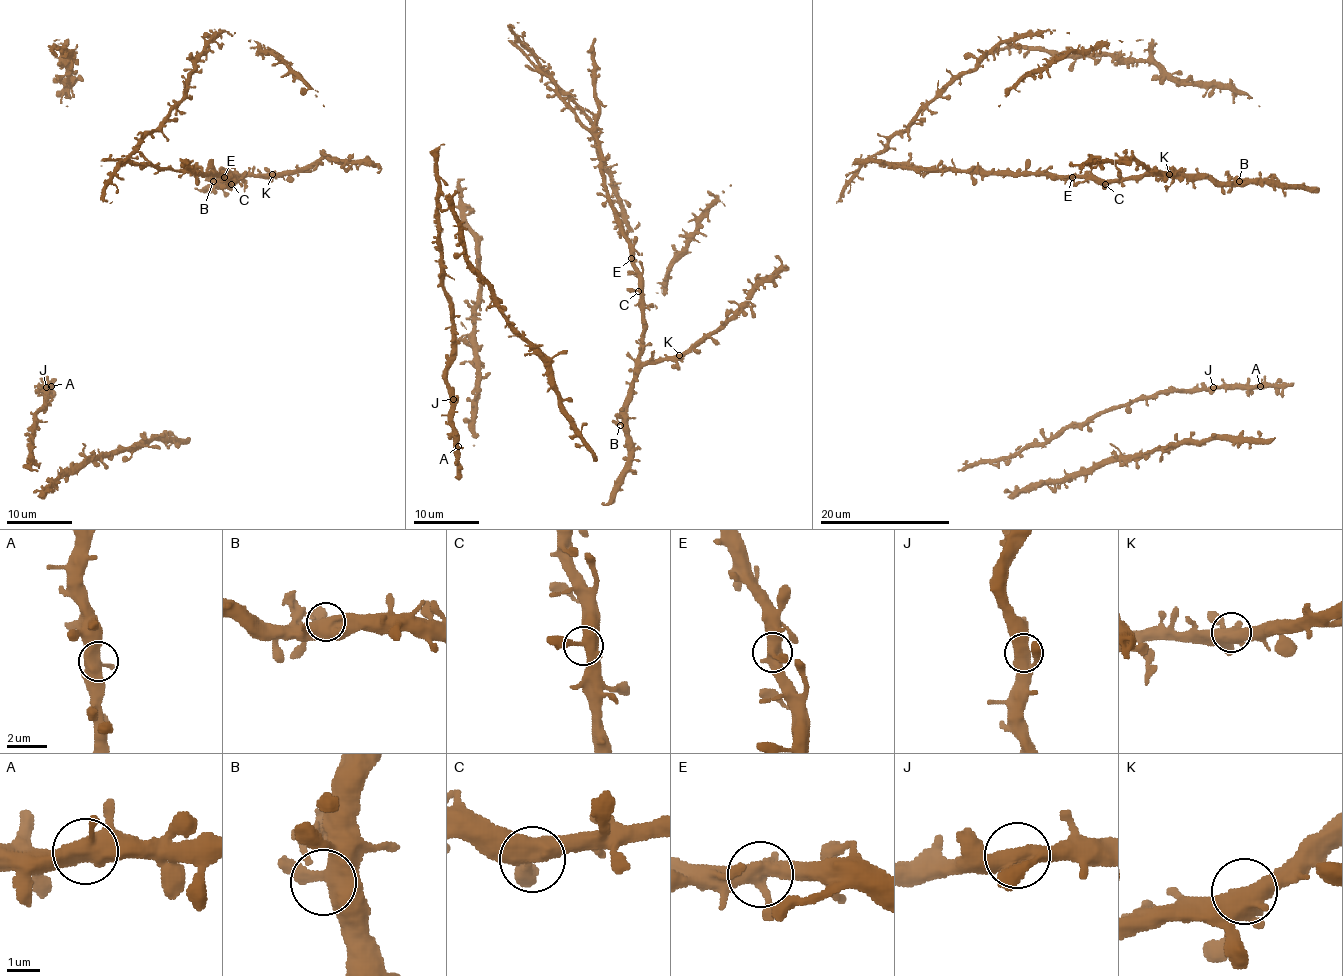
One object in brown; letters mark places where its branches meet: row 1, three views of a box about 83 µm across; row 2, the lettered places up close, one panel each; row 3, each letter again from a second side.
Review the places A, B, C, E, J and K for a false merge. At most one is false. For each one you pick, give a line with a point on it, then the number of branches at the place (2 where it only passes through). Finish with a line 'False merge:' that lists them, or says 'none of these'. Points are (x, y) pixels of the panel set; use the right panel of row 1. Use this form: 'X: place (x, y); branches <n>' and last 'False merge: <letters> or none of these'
False merge: none of these

